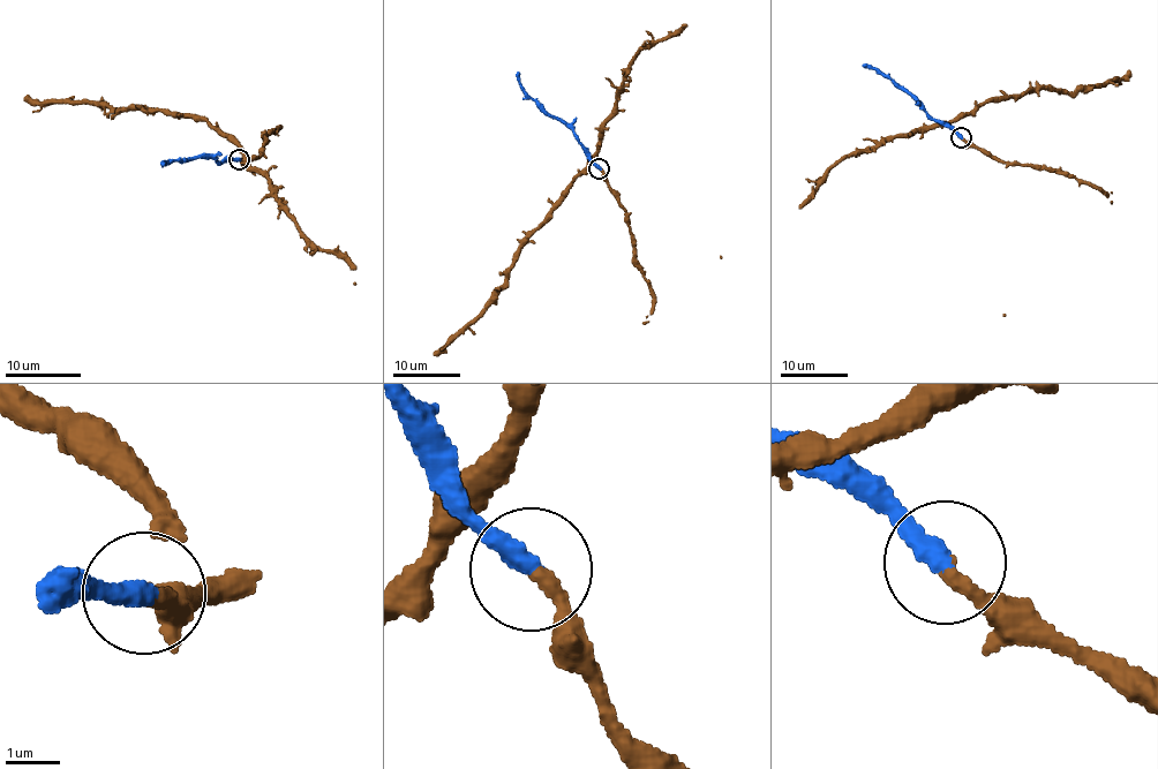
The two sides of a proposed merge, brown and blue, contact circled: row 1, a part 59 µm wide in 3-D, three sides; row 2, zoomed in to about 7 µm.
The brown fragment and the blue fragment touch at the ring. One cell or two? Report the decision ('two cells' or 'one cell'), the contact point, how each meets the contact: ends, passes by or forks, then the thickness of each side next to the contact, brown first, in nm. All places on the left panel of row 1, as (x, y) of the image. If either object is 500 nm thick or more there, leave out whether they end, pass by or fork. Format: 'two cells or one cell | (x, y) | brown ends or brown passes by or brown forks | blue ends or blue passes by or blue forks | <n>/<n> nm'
one cell | (239, 159) | brown ends | blue ends | 280/380 nm

